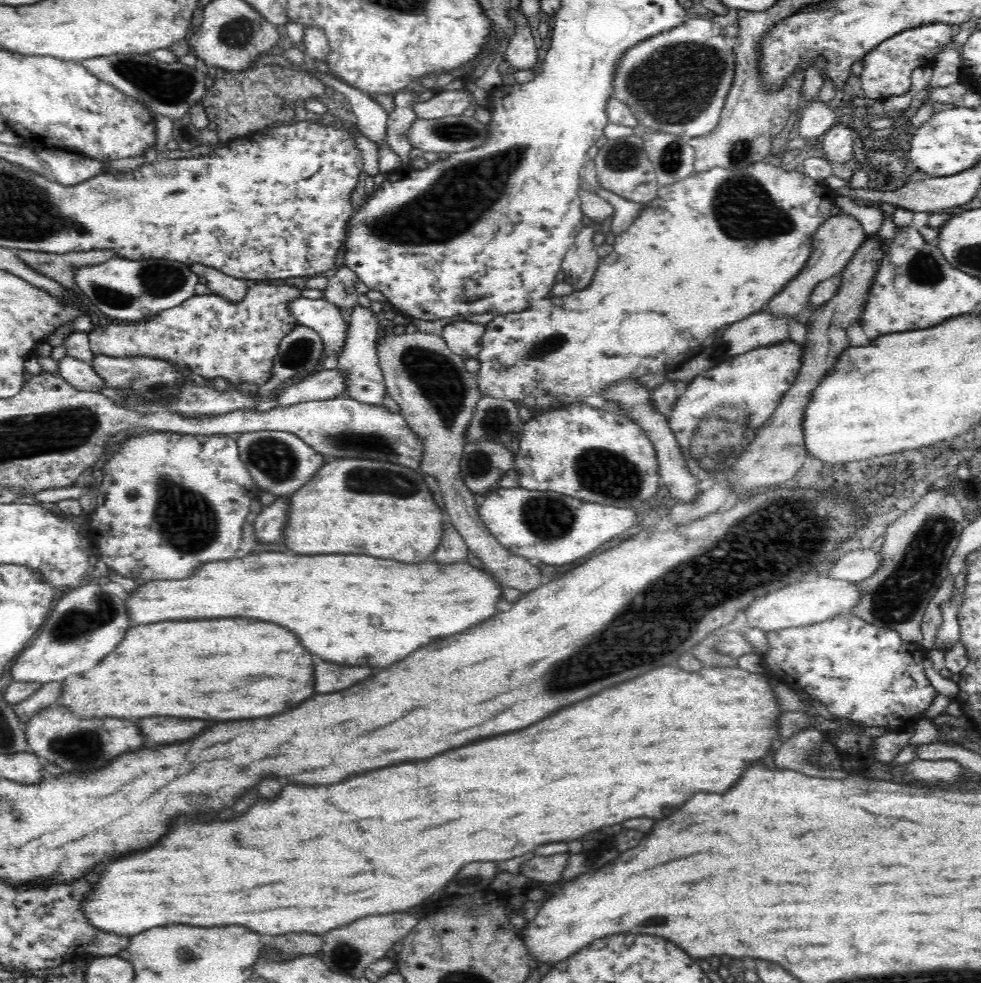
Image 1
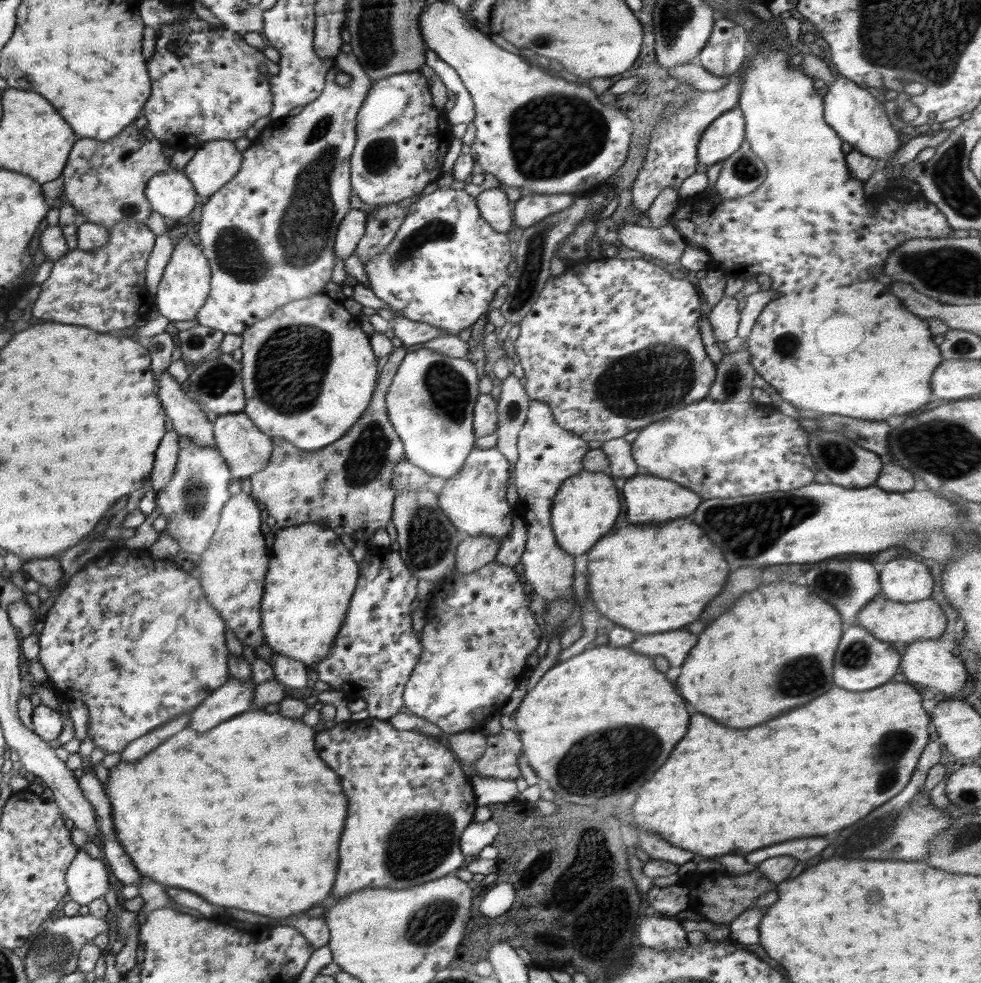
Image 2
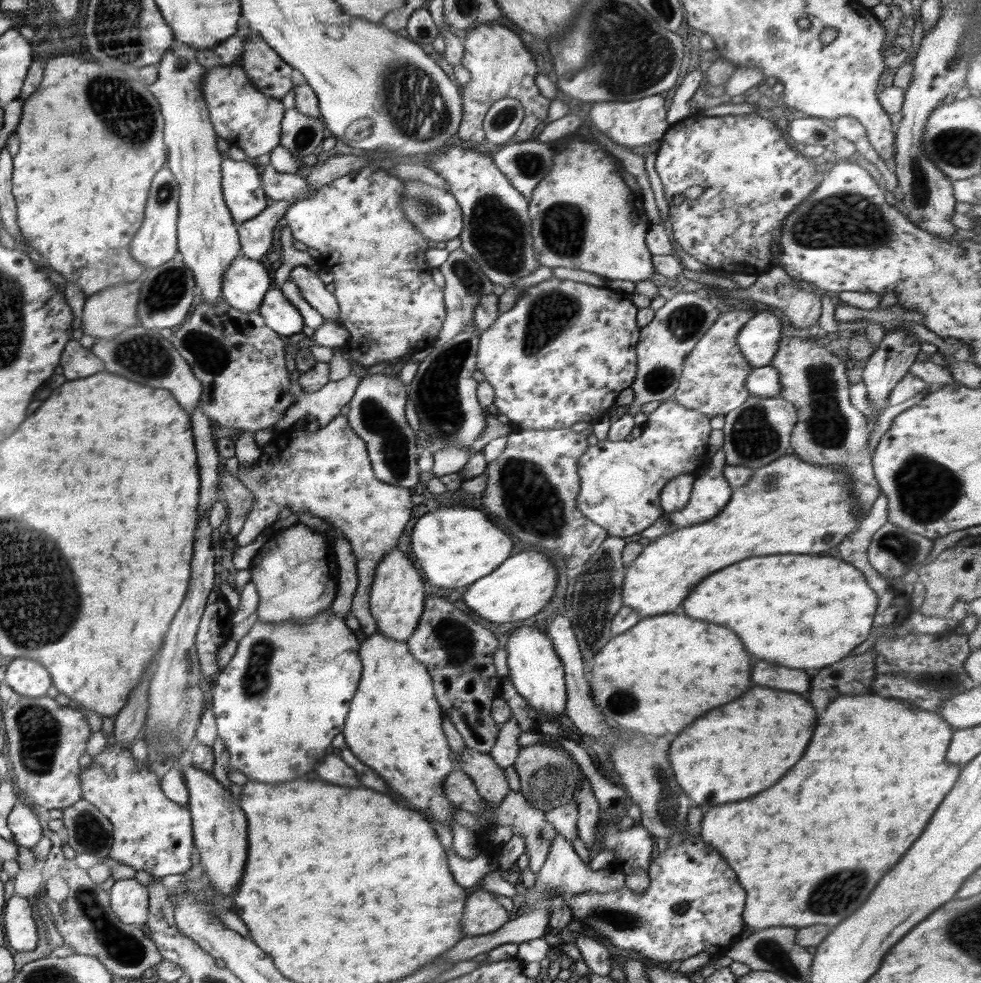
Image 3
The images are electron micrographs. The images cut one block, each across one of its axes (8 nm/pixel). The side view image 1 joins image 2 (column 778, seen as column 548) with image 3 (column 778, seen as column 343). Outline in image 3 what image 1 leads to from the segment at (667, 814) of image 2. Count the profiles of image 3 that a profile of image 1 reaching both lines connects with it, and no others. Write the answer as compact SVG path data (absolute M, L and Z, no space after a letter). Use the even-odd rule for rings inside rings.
M874 692L866 696L840 696L818 718L816 730L812 734L812 740L810 740L802 760L796 766L792 766L792 770L778 784L756 794L756 798L710 808L710 812L704 816L700 823L700 835L702 841L712 845L714 849L720 850L726 856L728 864L738 874L740 884L748 894L744 916L742 916L746 926L752 926L756 930L776 926L792 926L801 929L816 924L828 925L833 928L840 924L846 916L850 916L854 910L858 910L862 906L856 902L858 882L860 882L860 890L864 890L864 900L868 900L870 892L880 882L880 878L908 852L912 842L924 832L932 814L936 812L936 808L940 806L940 802L946 798L946 794L952 790L956 779L960 776L963 767L957 766L956 763L948 764L948 762L944 766L944 762L942 762L942 760L946 760L946 752L948 752L953 731L954 728L944 718L940 718L938 713L920 710L920 707L916 708L914 702L910 700L888 700L888 698L878 696ZM804 790L808 790L812 796L800 796L800 794L804 794ZM826 826L836 826L836 828L826 828Z

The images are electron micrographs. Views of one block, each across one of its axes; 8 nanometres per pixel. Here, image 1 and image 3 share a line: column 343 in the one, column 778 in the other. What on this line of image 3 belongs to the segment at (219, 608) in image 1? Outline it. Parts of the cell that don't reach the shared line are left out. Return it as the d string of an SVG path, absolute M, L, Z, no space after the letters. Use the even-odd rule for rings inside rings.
M772 554L766 558L746 558L710 574L682 602L679 611L732 628L742 638L746 650L760 660L772 660L788 668L822 668L842 660L870 636L878 602L876 591L862 572L844 560L832 556Z

